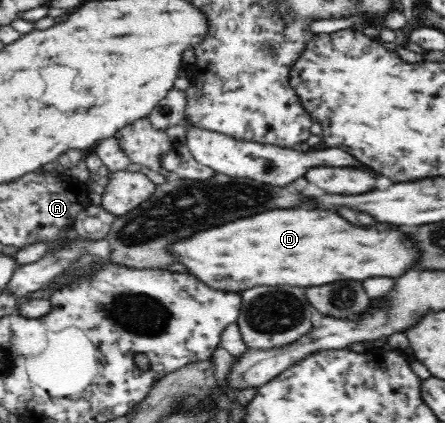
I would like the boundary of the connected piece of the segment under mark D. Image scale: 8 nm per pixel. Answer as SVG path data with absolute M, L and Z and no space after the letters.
M273 209L171 243L169 255L207 287L239 293L257 285L319 287L337 279L397 277L413 263L413 249L401 239L403 235L397 227L377 225L377 229L359 229L345 223L333 211Z

